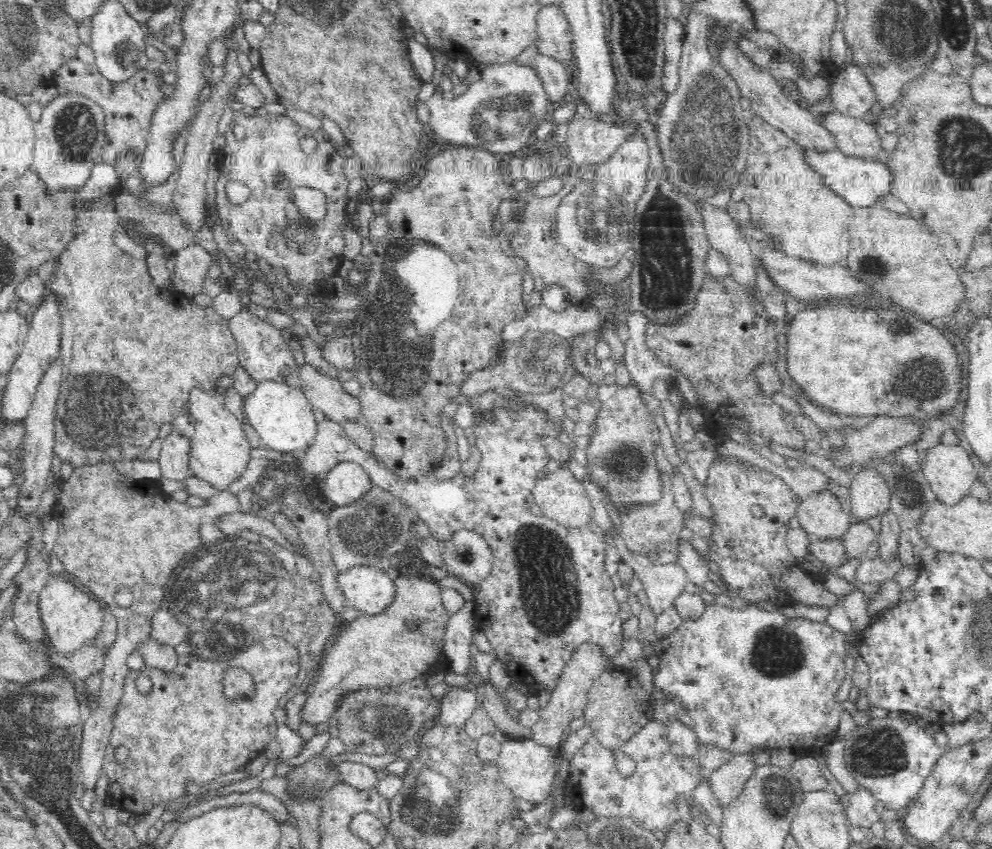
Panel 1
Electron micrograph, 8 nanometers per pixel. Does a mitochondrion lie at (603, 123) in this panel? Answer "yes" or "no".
no

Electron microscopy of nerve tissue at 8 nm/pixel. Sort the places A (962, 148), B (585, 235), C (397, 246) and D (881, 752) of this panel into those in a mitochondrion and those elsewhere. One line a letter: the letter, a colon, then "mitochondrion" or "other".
A: mitochondrion
B: mitochondrion
C: other
D: mitochondrion

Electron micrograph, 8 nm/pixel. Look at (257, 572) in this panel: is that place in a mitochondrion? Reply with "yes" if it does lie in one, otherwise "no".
yes

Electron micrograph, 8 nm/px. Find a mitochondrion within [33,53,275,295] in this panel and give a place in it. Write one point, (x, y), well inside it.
(76, 127)

